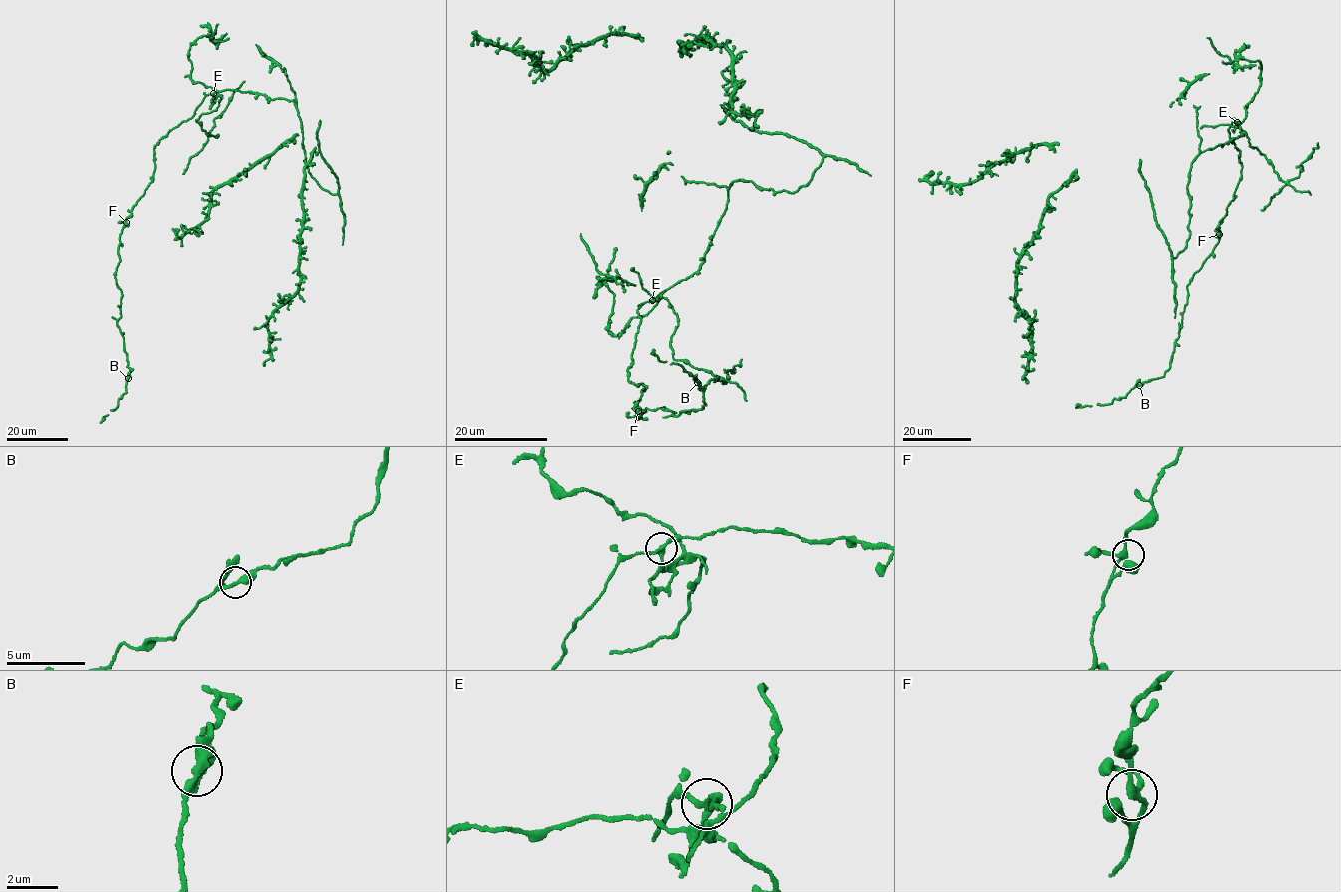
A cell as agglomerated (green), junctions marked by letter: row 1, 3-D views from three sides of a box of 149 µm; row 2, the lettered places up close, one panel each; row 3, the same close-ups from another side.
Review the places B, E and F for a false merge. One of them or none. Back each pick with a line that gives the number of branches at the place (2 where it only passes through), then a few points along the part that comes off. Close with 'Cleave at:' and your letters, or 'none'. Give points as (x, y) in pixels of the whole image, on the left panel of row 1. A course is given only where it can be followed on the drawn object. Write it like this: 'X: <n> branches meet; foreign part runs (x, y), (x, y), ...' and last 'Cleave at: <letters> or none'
E: 3 branches meet; foreign part runs (213, 93), (221, 96), (218, 107), (196, 120), (209, 135), (214, 119), (244, 81)
Cleave at: E

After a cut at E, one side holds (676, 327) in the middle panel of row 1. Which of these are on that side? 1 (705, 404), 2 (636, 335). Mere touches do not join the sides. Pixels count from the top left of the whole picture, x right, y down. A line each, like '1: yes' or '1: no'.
1: no
2: no

